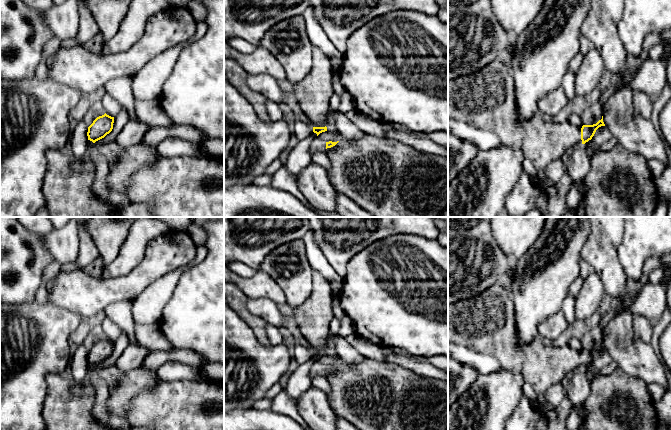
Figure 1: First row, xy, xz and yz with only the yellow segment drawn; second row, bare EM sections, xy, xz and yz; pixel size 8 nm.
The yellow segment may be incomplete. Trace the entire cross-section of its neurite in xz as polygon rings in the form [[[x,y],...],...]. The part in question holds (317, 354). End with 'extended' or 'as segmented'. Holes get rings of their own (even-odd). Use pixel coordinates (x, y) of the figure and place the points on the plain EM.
[[[313,270],[312,293],[301,305],[294,307],[294,313],[299,330],[311,344],[313,356],[318,360],[327,355],[329,324],[334,310],[330,283],[320,272]]]; extended

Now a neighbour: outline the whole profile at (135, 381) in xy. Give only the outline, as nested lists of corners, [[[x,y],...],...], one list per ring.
[[[139,367],[123,373],[118,385],[109,392],[109,411],[124,419],[131,400],[144,390],[153,389],[160,381],[157,372]]]

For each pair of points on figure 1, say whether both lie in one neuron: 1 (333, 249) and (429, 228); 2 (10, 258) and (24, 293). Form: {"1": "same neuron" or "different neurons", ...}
{"1": "same neuron", "2": "same neuron"}

